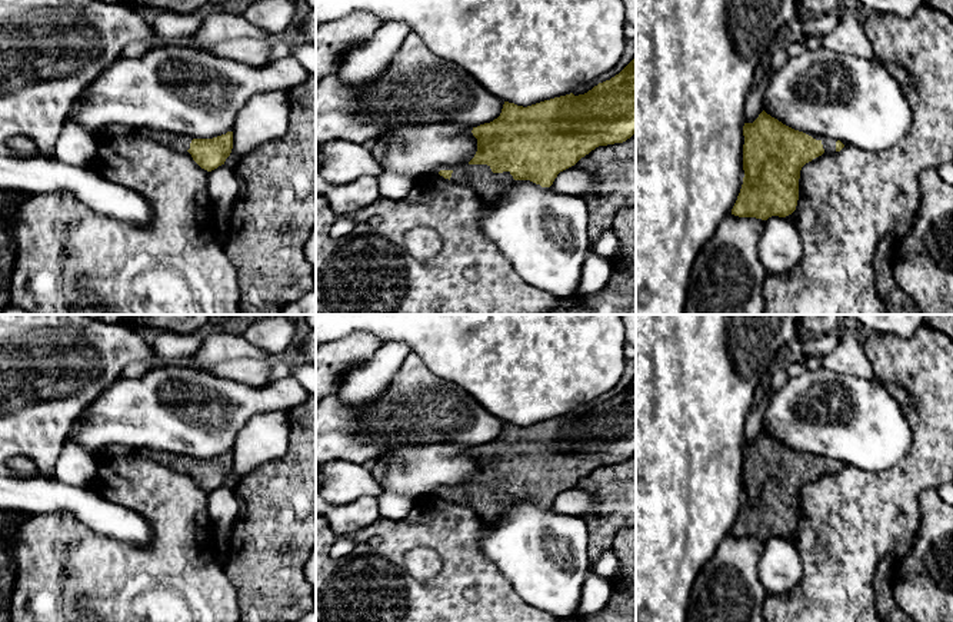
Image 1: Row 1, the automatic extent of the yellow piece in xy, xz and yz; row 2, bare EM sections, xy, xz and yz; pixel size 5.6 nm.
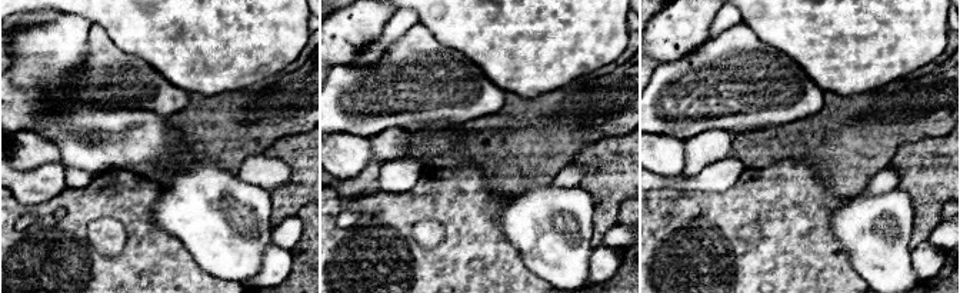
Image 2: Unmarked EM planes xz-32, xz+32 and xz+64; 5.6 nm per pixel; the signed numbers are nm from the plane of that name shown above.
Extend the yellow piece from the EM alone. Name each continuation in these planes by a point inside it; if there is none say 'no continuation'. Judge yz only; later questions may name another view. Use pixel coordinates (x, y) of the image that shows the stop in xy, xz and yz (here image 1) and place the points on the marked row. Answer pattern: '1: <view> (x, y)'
1: yz (829, 145)

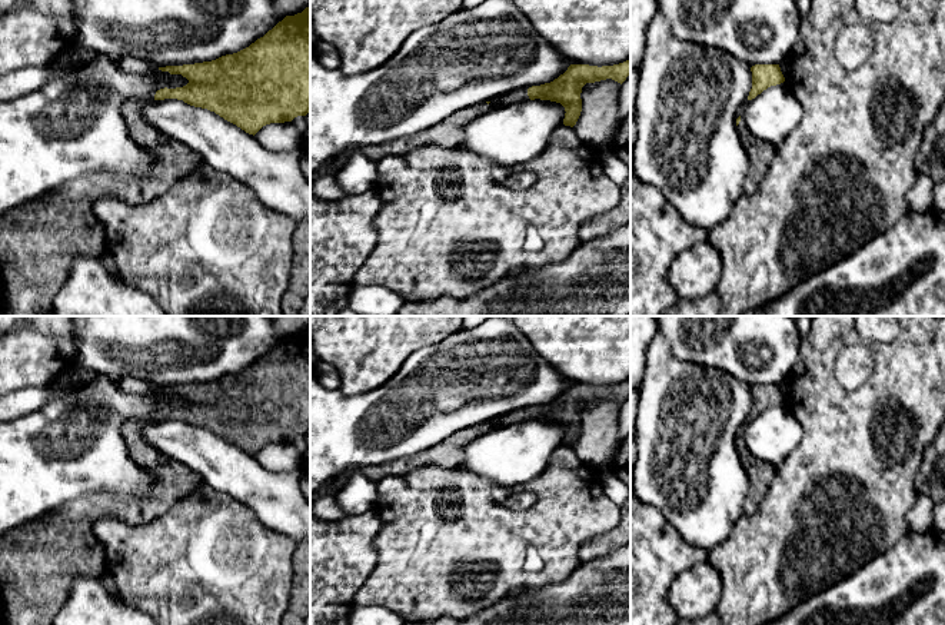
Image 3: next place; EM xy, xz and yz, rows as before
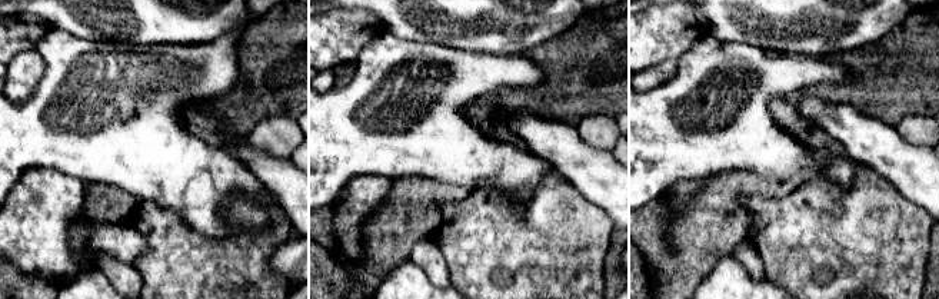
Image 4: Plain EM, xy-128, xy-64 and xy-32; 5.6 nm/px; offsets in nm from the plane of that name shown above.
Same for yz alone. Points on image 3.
1: yz (761, 155)

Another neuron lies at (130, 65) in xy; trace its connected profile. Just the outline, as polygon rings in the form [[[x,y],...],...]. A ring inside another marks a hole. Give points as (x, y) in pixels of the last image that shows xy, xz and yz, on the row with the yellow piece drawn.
[[[123,56],[119,59],[119,64],[120,69],[126,73],[134,73],[134,74],[140,74],[140,73],[146,73],[152,69],[152,63],[146,61],[146,60],[139,60],[136,57],[132,56]]]

